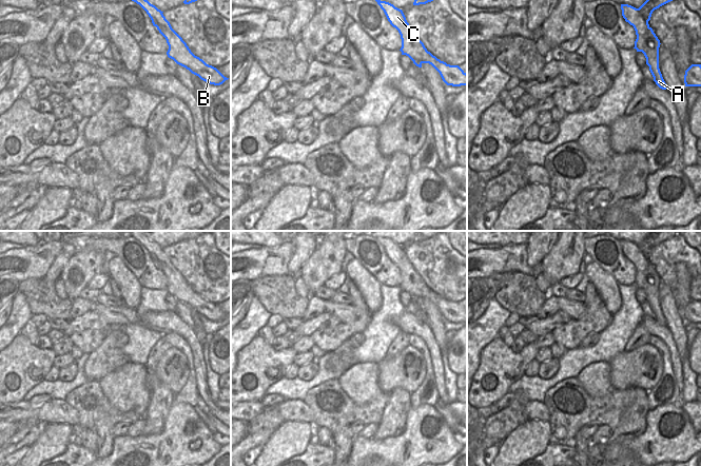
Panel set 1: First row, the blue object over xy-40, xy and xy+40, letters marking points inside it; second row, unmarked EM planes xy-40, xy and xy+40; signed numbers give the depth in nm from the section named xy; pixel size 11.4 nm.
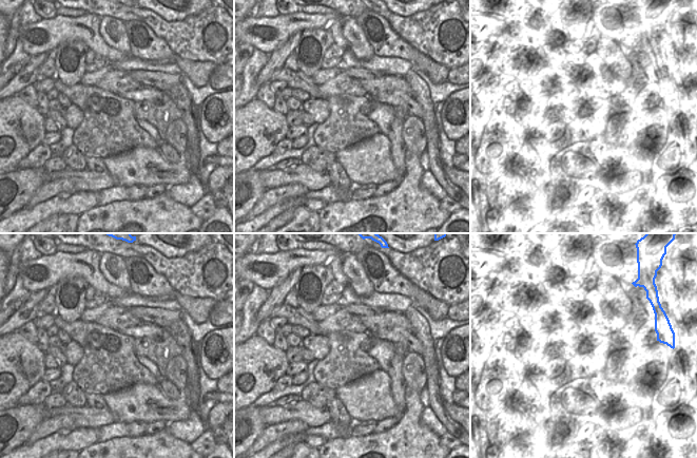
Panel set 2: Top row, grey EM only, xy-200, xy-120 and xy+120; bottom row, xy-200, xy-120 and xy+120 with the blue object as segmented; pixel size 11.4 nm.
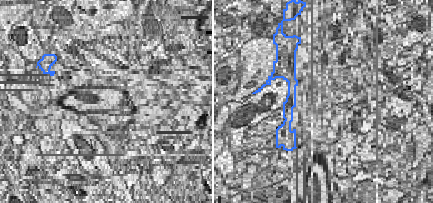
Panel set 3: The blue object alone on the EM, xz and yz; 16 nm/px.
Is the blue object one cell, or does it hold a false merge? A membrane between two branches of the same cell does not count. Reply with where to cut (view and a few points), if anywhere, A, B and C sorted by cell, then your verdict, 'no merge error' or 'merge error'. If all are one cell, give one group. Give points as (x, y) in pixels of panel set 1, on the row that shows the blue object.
cut in xy+40 along (658, 47), (648, 40), (646, 42), (647, 50), (642, 52); A / B C; merge error

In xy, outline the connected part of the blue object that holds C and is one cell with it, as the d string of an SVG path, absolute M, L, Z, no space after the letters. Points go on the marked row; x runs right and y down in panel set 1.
M375 1L384 11L390 24L401 35L402 47L400 51L402 55L408 56L412 61L431 64L440 73L443 81L447 85L467 85L467 74L459 65L447 64L427 51L424 43L407 22L402 9L386 1Z

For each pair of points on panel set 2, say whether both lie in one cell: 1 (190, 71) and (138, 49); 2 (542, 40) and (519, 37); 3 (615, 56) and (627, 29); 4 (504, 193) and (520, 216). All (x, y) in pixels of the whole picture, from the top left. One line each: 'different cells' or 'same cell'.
1: same cell
2: same cell
3: different cells
4: different cells

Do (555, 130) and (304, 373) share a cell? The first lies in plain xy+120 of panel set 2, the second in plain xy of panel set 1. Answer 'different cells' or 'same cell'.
same cell

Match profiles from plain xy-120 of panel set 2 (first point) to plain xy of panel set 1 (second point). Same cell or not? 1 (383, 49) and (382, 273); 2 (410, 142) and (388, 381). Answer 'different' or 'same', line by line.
1: same
2: same

